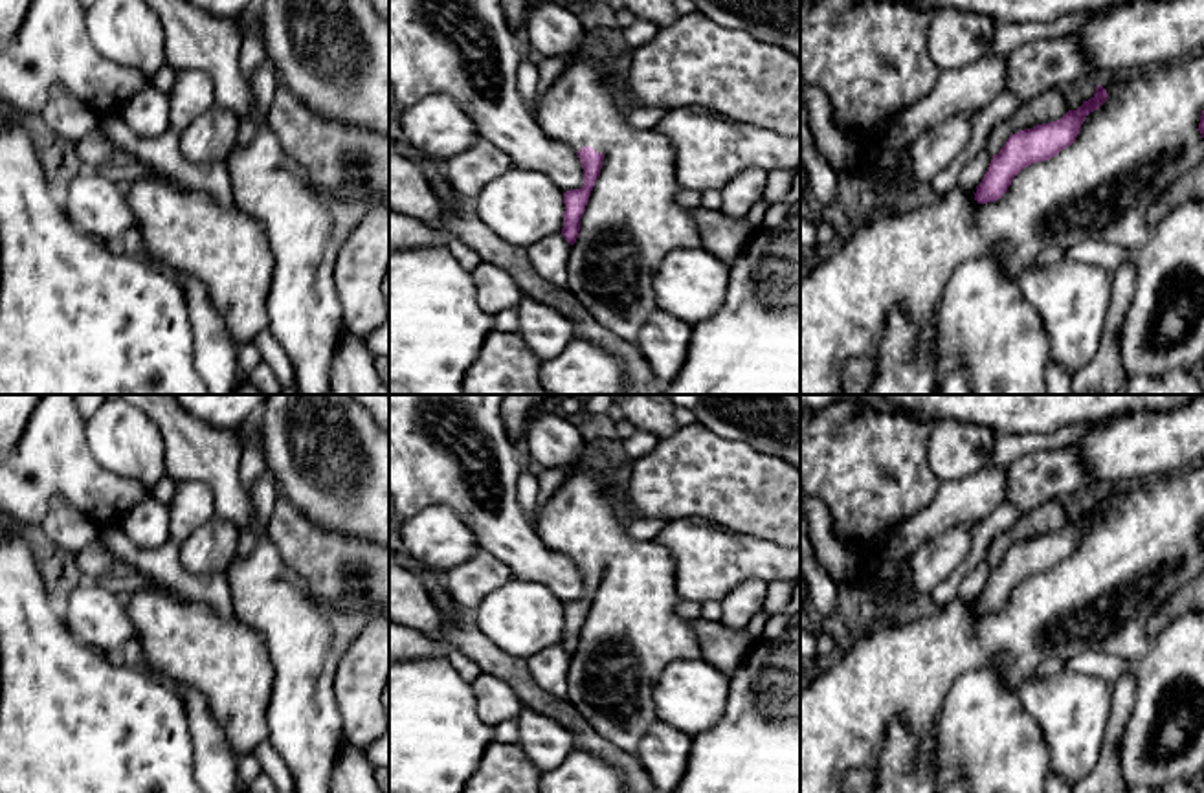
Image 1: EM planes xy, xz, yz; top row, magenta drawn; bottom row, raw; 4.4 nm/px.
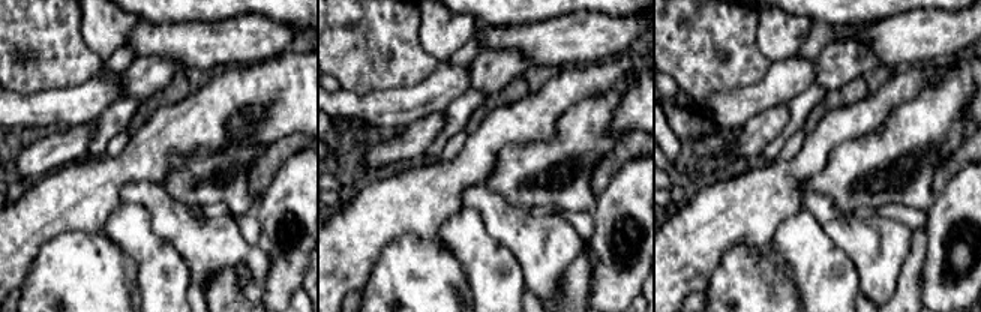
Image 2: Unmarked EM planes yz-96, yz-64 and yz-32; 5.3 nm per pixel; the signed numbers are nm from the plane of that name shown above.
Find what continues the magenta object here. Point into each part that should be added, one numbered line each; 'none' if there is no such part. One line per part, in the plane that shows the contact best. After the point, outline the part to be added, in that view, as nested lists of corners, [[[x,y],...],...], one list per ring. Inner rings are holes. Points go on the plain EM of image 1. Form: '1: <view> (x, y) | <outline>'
1: yz (1146, 546) | [[[1204,461],[1180,474],[1116,486],[1101,496],[1109,508],[1090,523],[1076,553],[1057,567],[1024,578],[995,613],[978,615],[976,598],[954,598],[943,608],[923,608],[910,622],[857,630],[833,661],[800,687],[800,793],[841,793],[842,776],[852,769],[875,765],[877,751],[892,720],[903,720],[918,738],[918,764],[932,760],[938,749],[938,718],[954,681],[973,670],[993,670],[1000,687],[1015,687],[1050,657],[1068,661],[1087,650],[1107,652],[1136,666],[1149,652],[1151,615],[1184,584],[1204,573],[1204,549],[1198,542],[1204,521]]]

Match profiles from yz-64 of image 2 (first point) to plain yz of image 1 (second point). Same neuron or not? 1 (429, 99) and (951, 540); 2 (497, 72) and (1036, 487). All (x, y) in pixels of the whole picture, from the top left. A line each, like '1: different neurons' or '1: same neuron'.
1: different neurons
2: same neuron

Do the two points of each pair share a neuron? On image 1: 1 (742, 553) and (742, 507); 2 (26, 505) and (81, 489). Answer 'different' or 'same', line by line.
1: different
2: same

